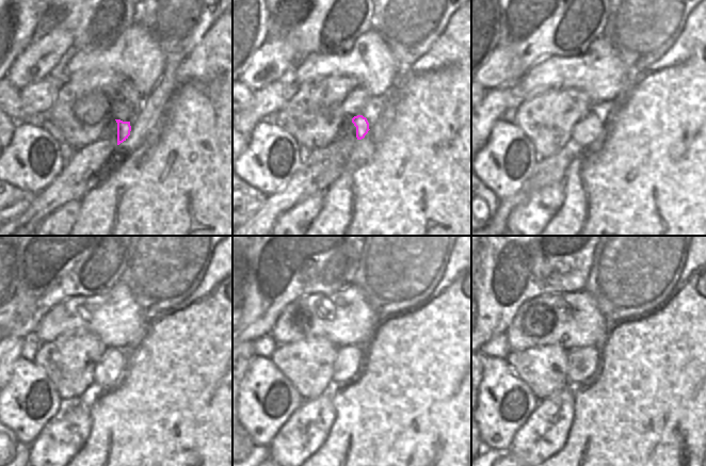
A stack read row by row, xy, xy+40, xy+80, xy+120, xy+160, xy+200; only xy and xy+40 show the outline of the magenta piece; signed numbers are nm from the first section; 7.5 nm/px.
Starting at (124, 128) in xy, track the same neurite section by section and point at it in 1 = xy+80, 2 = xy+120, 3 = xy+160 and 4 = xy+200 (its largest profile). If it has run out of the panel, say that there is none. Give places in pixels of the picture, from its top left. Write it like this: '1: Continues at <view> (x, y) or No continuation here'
1: Continues at xy+80 (587, 130)
2: Continues at xy+120 (107, 371)
3: Continues at xy+160 (347, 364)
4: Continues at xy+200 (582, 362).

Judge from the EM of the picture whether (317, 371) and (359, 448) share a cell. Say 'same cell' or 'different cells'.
different cells

